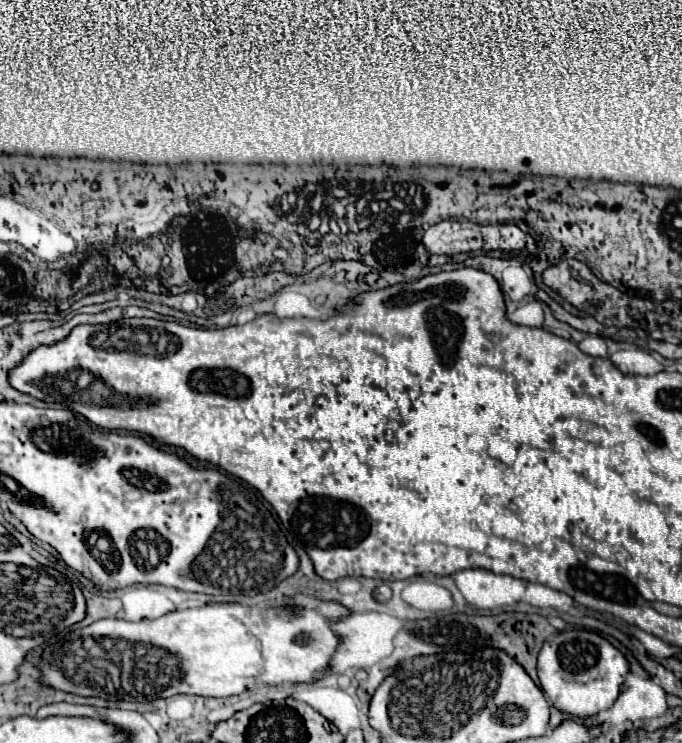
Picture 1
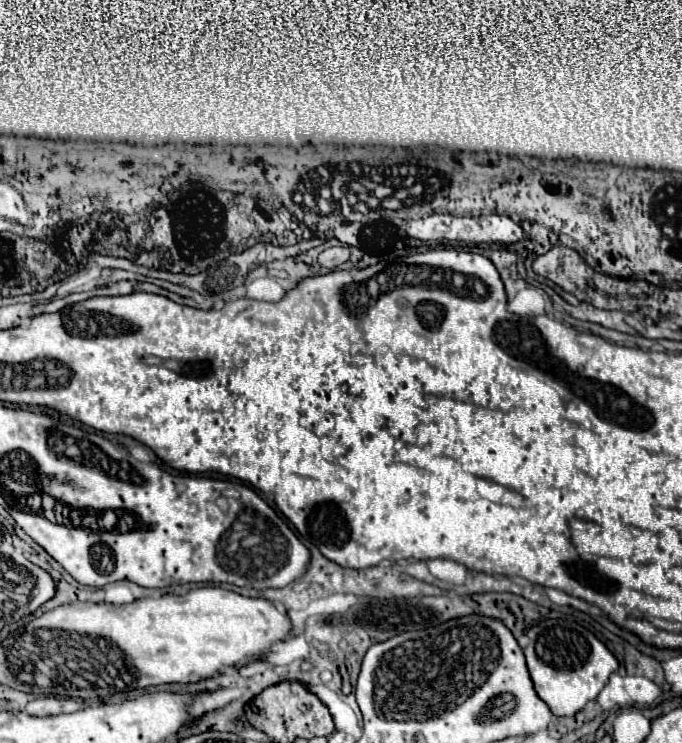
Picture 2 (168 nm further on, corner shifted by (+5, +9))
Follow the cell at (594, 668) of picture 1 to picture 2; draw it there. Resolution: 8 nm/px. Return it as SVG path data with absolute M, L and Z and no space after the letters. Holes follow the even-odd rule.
M544 618L534 624L526 636L528 646L524 648L524 656L534 690L538 698L548 704L554 716L574 716L586 702L598 696L610 674L618 670L618 660L612 652L592 632L576 622Z

